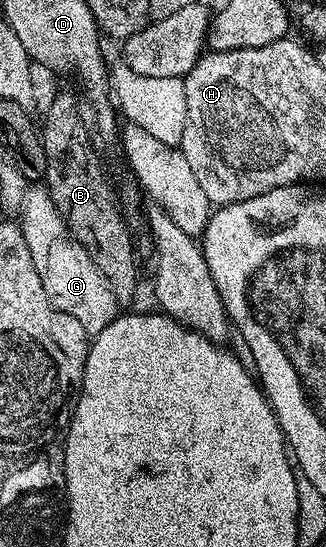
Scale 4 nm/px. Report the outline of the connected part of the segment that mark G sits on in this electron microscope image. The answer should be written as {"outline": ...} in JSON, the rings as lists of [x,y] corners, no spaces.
{"outline":[[[33,186],[24,196],[22,228],[30,253],[43,279],[48,302],[58,311],[74,316],[90,333],[103,329],[118,314],[118,304],[106,277],[94,265],[88,250],[68,232],[68,224],[58,213],[43,186]]]}

